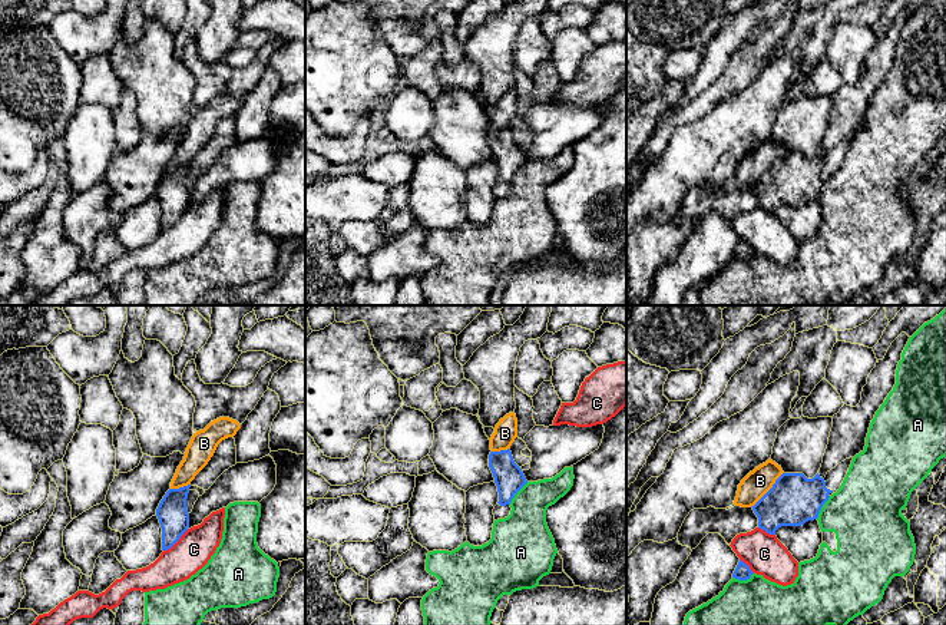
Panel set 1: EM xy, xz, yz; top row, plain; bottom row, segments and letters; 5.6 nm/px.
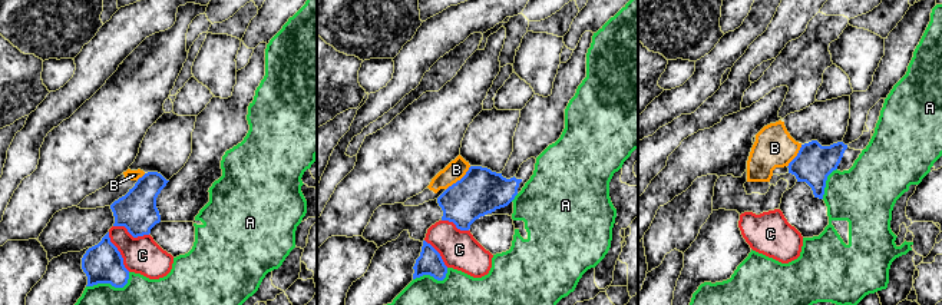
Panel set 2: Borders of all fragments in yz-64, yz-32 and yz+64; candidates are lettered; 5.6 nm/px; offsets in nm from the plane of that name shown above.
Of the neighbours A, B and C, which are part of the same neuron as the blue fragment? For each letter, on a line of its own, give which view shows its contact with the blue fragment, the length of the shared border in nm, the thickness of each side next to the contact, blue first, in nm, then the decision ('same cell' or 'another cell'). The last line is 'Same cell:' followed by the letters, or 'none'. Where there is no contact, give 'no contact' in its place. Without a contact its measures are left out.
A: contact in xz; length 170 nm; calibres 160 and 280 nm; another cell
B: contact in yz; length 280 nm; calibres 280 and 150 nm; another cell
C: contact in xy; length 190 nm; calibres 170 and 200 nm; another cell
Same cell: none

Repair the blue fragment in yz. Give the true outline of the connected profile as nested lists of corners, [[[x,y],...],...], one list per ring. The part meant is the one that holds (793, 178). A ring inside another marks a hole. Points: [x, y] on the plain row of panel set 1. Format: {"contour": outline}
{"contour": [[[853,136],[838,142],[823,158],[818,152],[807,158],[803,152],[783,152],[773,166],[751,185],[758,206],[770,214],[781,205],[801,205],[818,196],[823,183],[836,172]]]}

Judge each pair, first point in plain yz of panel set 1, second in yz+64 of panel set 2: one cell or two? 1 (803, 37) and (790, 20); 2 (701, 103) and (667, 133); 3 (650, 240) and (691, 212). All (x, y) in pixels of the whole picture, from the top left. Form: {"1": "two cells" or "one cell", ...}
{"1": "two cells", "2": "one cell", "3": "one cell"}

